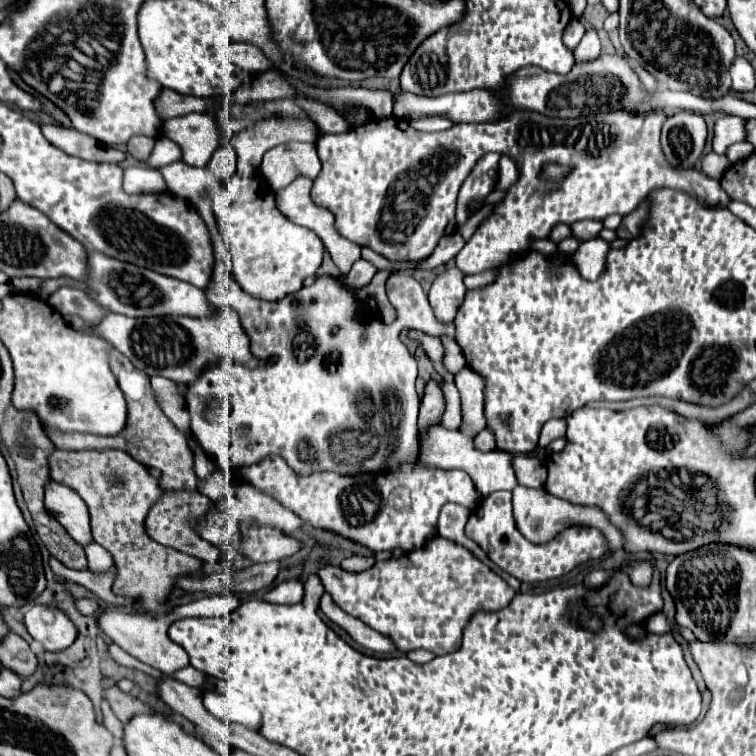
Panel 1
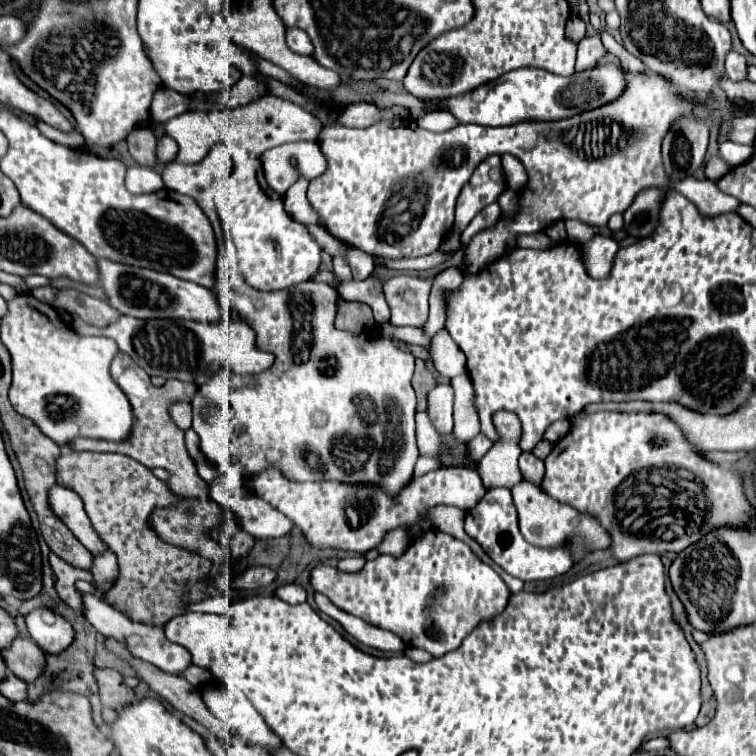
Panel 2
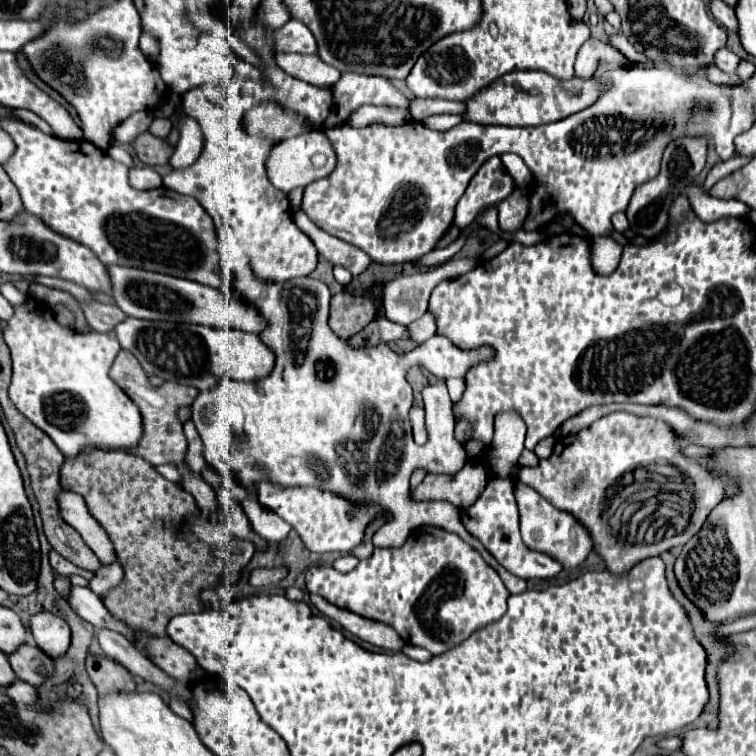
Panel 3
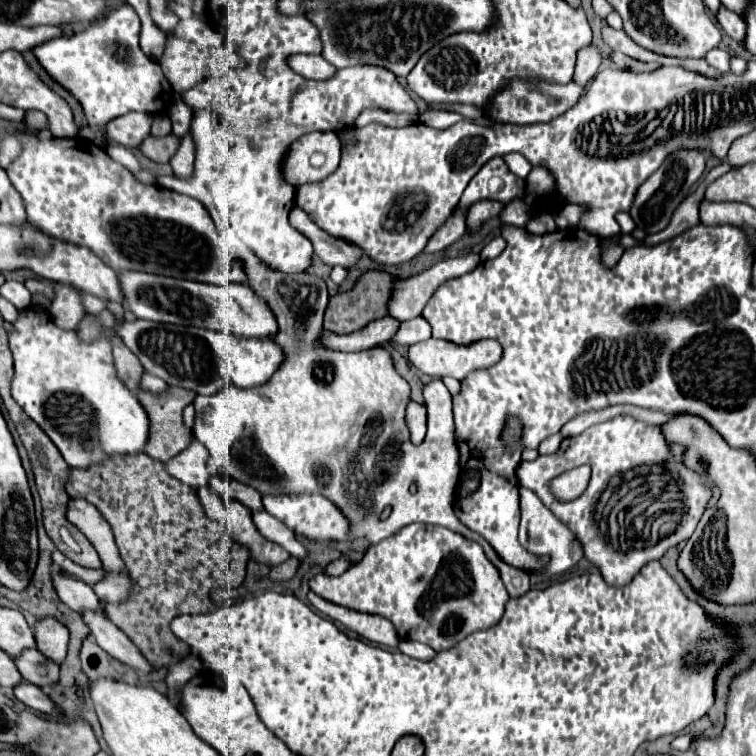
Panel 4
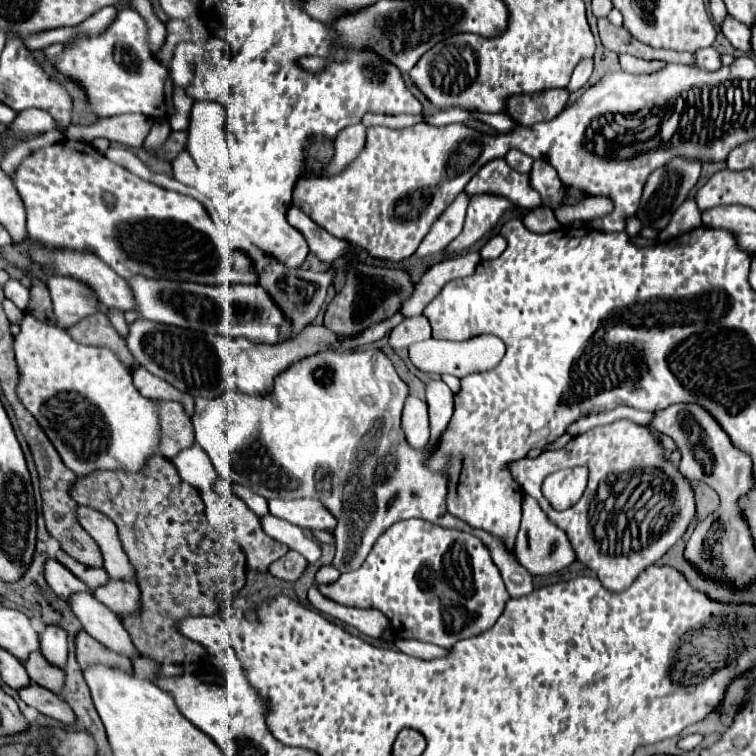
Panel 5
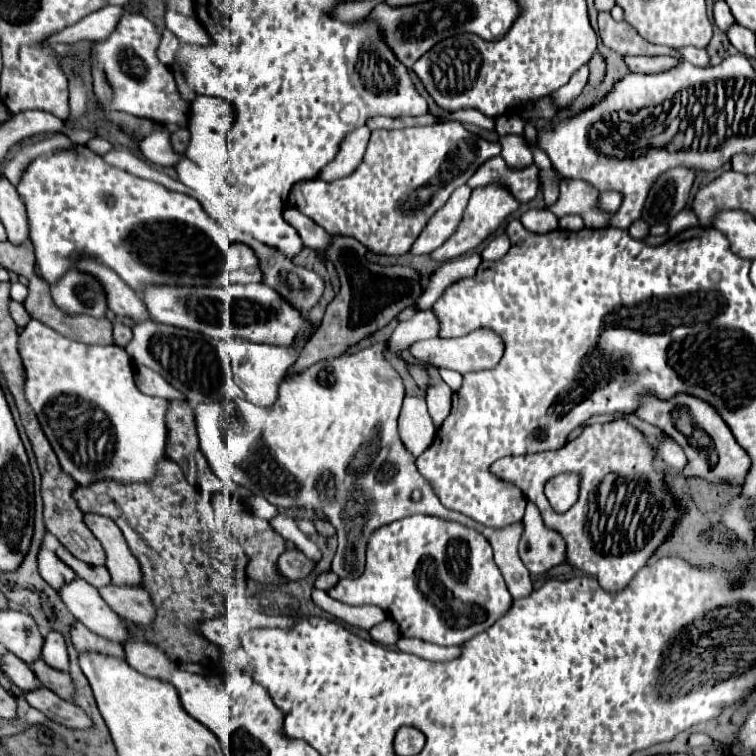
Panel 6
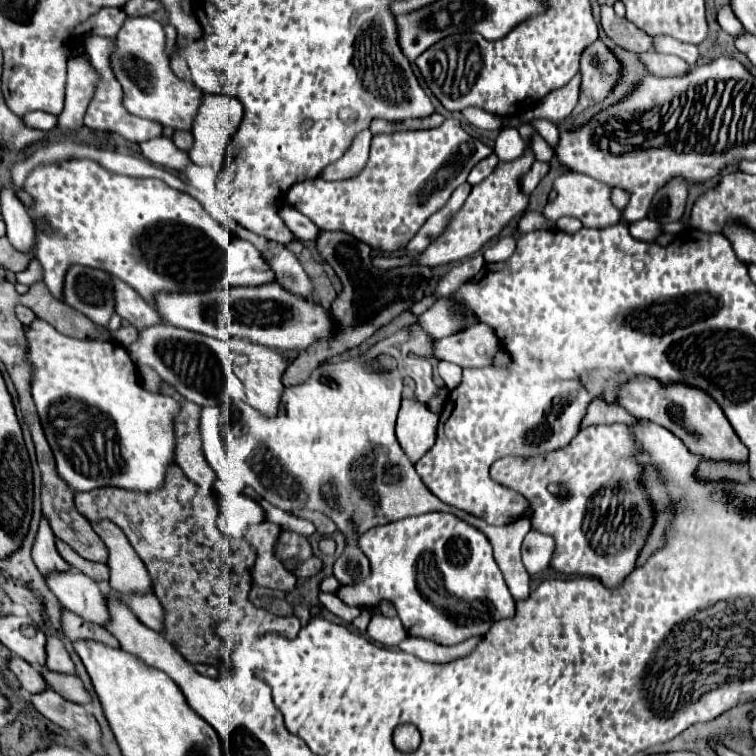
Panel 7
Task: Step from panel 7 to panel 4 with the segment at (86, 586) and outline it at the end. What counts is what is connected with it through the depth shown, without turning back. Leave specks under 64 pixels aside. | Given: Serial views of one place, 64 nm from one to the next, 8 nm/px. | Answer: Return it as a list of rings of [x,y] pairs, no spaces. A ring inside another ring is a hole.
[[[86,610],[82,618],[90,626],[92,638],[96,640],[96,644],[100,644],[100,648],[104,648],[104,652],[108,652],[112,658],[128,664],[136,672],[142,672],[142,674],[154,672],[154,668],[142,656],[142,652],[132,644],[132,640],[116,624],[112,624],[112,620],[104,612],[98,614],[98,612]]]

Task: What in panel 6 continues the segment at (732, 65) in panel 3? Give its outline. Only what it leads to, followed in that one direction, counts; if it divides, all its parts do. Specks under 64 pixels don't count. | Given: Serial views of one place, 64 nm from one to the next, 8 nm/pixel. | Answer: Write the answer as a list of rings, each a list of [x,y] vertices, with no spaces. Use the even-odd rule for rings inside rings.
[[[688,46],[688,48],[682,48],[680,54],[684,56],[684,60],[688,60],[688,62],[694,64],[694,66],[702,66],[702,68],[710,66],[710,54],[708,54],[708,50]]]

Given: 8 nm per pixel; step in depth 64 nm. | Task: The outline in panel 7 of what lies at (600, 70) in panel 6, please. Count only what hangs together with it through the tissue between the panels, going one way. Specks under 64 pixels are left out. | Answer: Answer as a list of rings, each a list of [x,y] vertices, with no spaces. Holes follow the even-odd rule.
[[[596,40],[580,60],[580,74],[582,74],[582,90],[580,90],[580,102],[574,108],[574,114],[582,112],[586,106],[600,102],[608,96],[612,90],[616,76],[618,76],[620,64],[614,58],[614,54]]]

